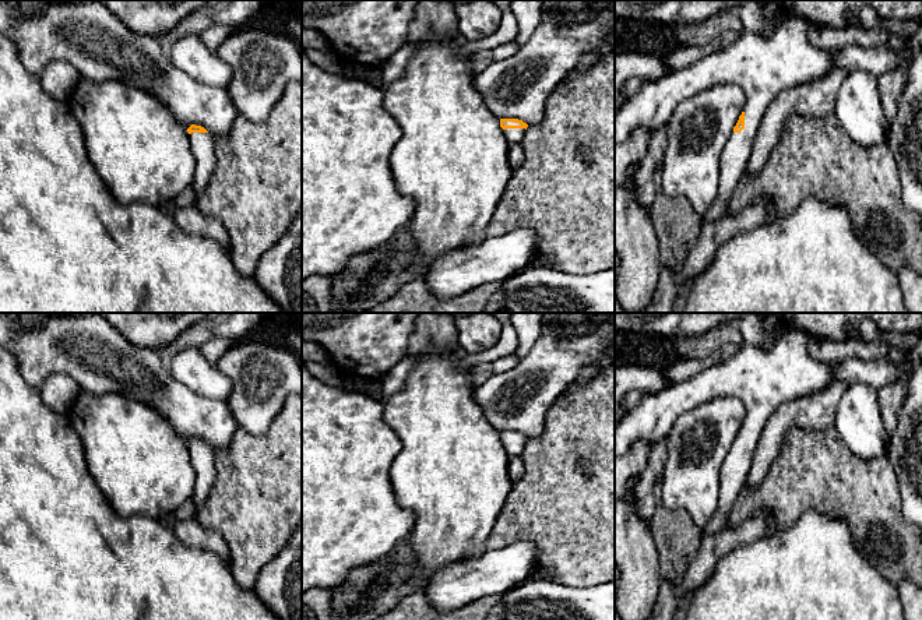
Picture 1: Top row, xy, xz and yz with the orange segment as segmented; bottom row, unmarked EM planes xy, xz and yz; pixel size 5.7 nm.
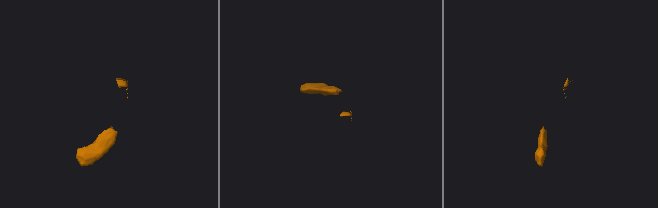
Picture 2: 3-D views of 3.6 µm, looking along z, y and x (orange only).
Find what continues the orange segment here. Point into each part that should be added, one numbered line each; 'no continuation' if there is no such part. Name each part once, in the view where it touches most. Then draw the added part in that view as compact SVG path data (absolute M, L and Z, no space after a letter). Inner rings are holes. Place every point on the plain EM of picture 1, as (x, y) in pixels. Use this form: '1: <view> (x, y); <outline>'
1: yz (763, 379); M784 327L771 348L743 344L731 359L647 395L615 425L615 458L637 440L659 443L679 416L707 401L739 398L746 411L745 441L731 445L721 469L718 507L701 535L722 532L770 418L785 402L834 383L834 363L814 359L807 352L809 338L798 328Z

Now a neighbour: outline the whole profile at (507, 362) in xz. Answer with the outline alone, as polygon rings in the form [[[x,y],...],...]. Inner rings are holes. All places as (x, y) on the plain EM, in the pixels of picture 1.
[[[513,353],[492,362],[490,367],[493,374],[500,374],[514,369],[518,364],[518,362],[520,359]]]

